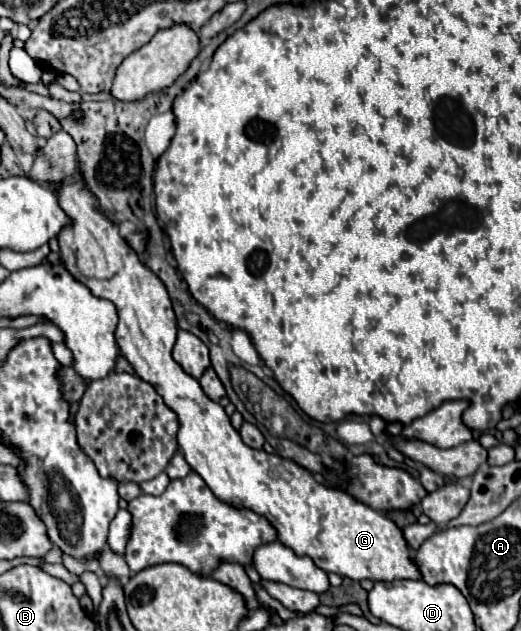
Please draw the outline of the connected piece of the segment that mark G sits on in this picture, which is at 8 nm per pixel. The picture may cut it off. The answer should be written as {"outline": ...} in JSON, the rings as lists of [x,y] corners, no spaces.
{"outline":[[[78,178],[78,184],[58,188],[58,200],[62,210],[72,218],[72,226],[66,226],[58,236],[64,268],[78,282],[82,282],[94,296],[106,298],[116,306],[118,310],[116,344],[120,346],[120,352],[124,352],[122,356],[132,364],[136,376],[152,384],[154,390],[162,396],[164,404],[178,414],[180,450],[184,452],[186,462],[192,466],[194,472],[202,476],[202,480],[210,486],[210,490],[224,502],[230,502],[234,506],[248,506],[256,514],[266,516],[270,524],[276,528],[278,538],[284,546],[292,548],[298,556],[310,556],[316,562],[316,566],[320,566],[326,572],[334,572],[356,582],[358,580],[388,582],[396,578],[420,580],[422,572],[414,560],[414,552],[408,546],[402,530],[388,516],[372,510],[370,506],[364,506],[362,502],[356,502],[354,498],[348,498],[348,494],[340,494],[340,490],[328,490],[326,486],[320,486],[320,482],[316,482],[308,470],[300,468],[292,460],[280,458],[278,454],[268,454],[264,450],[252,450],[242,442],[240,434],[232,428],[224,408],[218,402],[210,400],[200,388],[198,380],[186,374],[182,366],[172,358],[178,324],[164,282],[148,266],[144,266],[136,256],[136,252],[120,238],[118,226],[102,212],[96,210],[96,198],[92,196],[90,190],[86,190],[82,178]]]}

